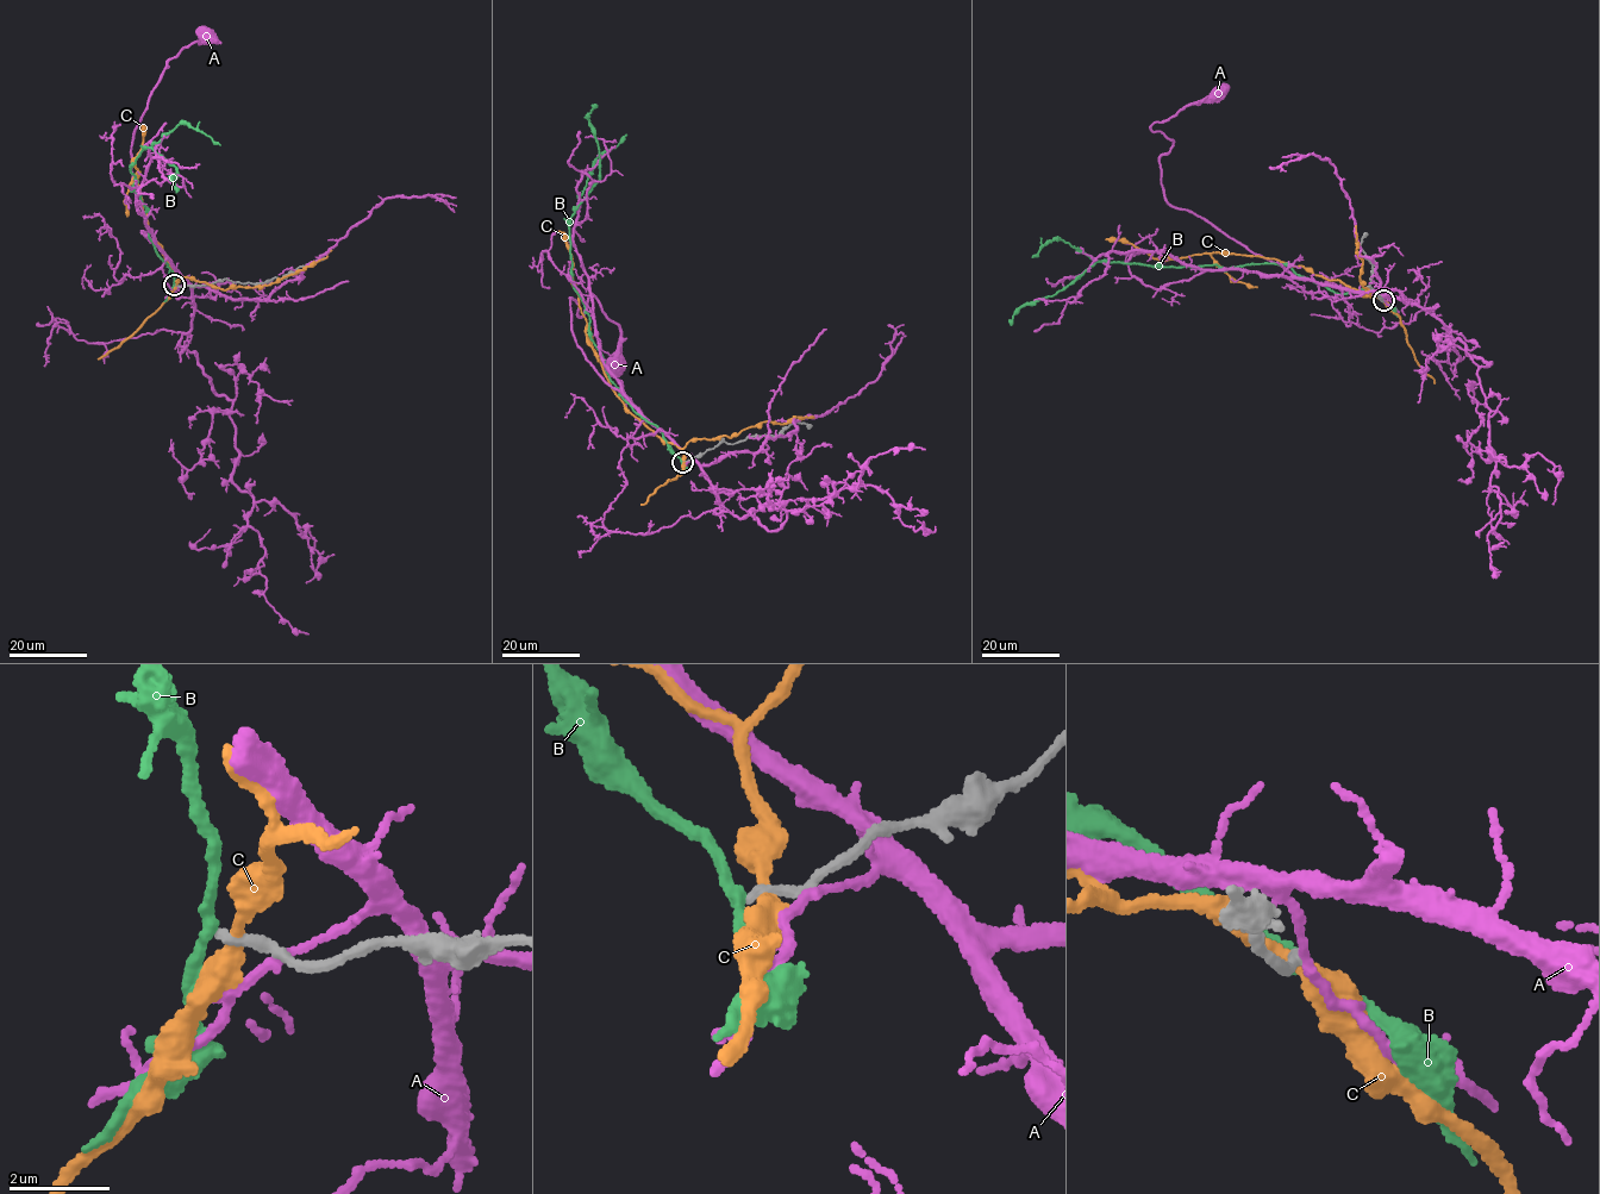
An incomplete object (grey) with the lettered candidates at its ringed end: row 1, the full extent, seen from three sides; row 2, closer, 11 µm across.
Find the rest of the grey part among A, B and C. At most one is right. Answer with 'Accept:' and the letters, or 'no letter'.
Accept: B

